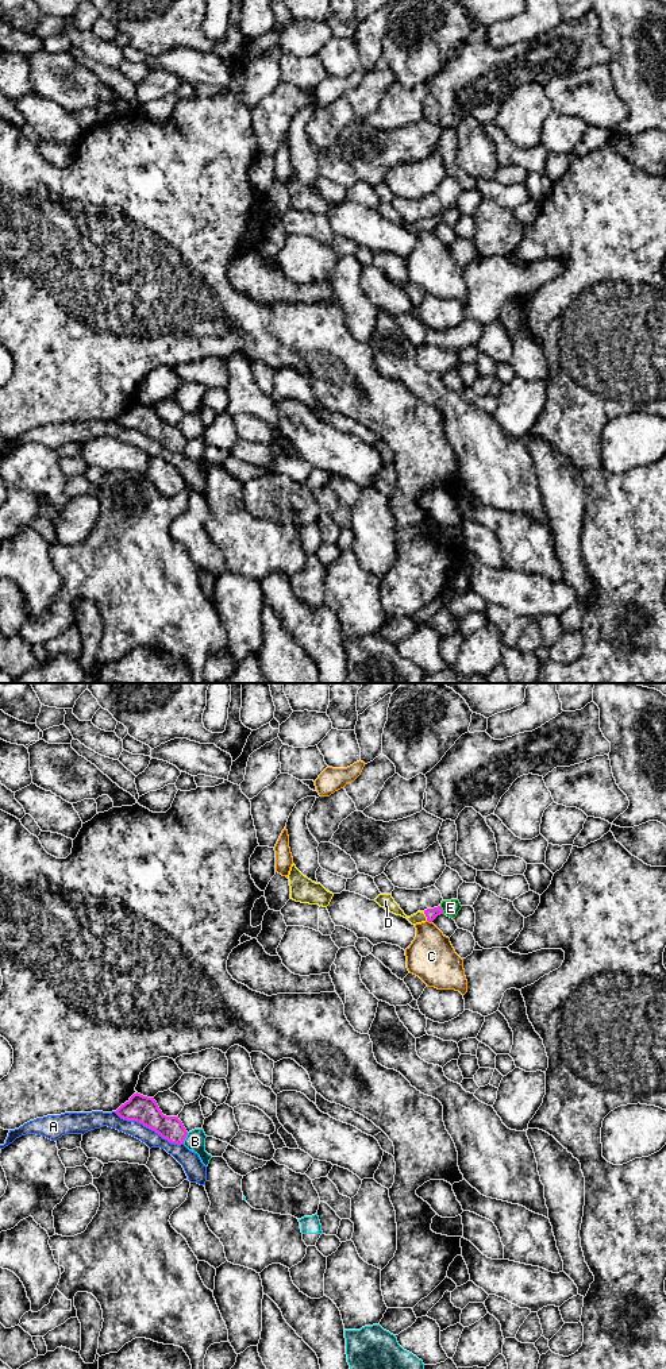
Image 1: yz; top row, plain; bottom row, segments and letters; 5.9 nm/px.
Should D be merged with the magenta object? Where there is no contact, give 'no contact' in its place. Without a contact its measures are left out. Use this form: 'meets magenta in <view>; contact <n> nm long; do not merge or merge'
meets magenta in yz; contact 60 nm long; merge

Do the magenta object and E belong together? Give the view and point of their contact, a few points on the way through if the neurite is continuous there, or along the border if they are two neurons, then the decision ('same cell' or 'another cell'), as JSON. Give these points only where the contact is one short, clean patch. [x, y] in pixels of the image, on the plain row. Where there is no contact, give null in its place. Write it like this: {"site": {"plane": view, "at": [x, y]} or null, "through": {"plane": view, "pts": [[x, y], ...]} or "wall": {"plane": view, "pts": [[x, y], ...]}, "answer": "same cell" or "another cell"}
{"site": {"plane": "yz", "at": [442, 219]}, "wall": {"plane": "yz", "pts": [[439, 215], [443, 222]]}, "answer": "another cell"}

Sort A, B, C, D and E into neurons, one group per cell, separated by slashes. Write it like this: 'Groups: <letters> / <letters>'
Groups: A / B / C / D / E

